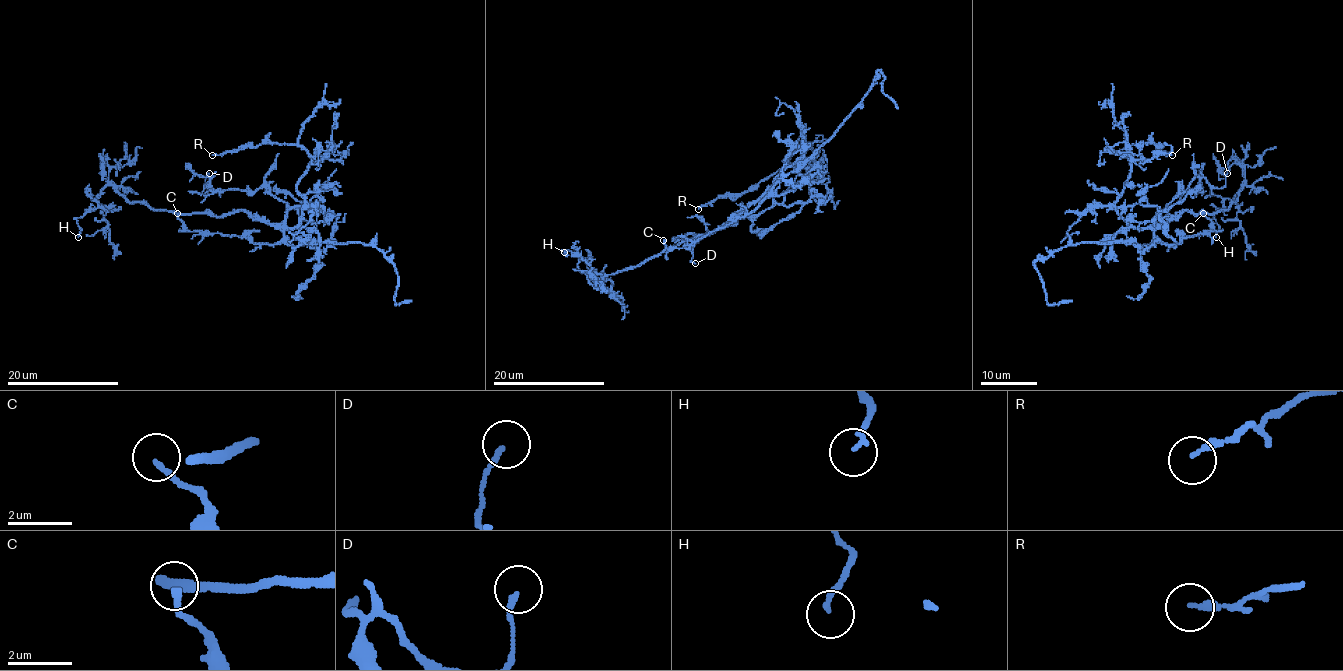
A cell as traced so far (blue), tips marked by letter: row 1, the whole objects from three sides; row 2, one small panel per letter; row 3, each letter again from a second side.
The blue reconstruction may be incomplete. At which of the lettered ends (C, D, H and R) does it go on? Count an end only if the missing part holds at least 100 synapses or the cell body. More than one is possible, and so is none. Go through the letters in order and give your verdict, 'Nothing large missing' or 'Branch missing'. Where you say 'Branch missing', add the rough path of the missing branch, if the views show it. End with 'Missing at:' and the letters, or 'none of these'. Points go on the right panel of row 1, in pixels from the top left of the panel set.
C: Nothing large missing
D: Nothing large missing
H: Nothing large missing
R: Nothing large missing
Missing at: none of these

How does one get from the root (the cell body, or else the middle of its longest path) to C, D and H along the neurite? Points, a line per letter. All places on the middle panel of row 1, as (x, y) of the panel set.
C: (749, 206), (769, 191), (769, 195), (756, 209), (682, 248), (668, 248), (663, 240)
D: (749, 206), (772, 193), (772, 205), (758, 214), (695, 237), (695, 263)
H: (749, 206), (709, 233), (684, 240), (598, 281), (578, 267), (582, 258), (564, 252)

